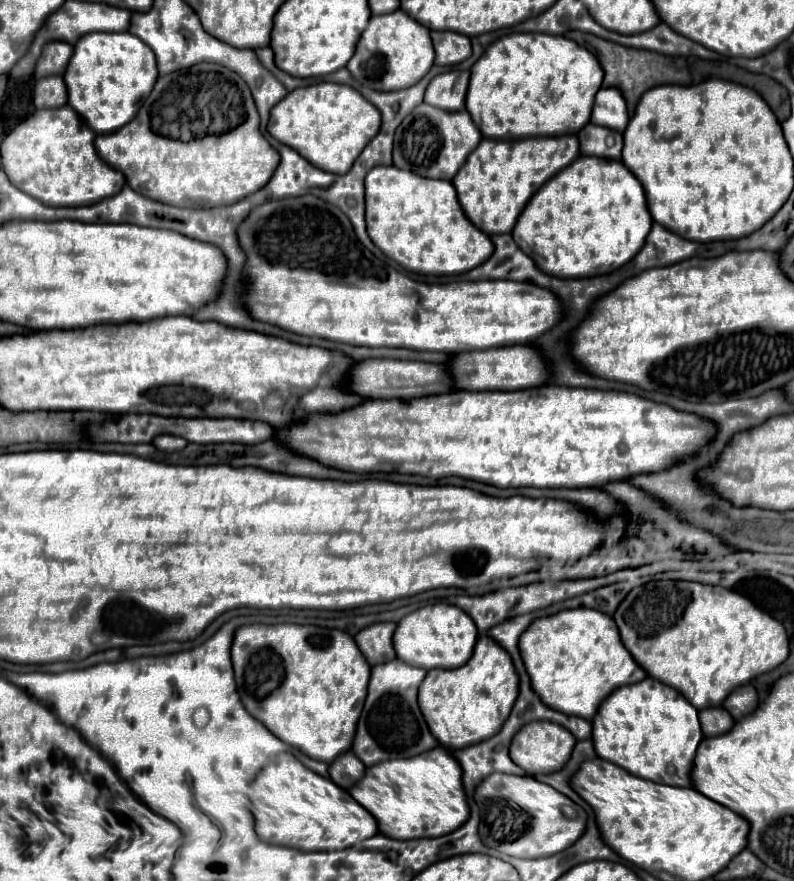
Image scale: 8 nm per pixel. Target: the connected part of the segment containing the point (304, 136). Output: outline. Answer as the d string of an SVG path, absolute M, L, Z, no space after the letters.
M321 82L289 92L271 110L267 132L303 154L313 166L331 174L347 174L363 146L379 132L379 110L351 86Z

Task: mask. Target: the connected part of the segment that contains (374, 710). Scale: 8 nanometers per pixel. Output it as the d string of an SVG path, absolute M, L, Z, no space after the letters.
M399 658L373 666L365 708L359 718L357 734L351 746L353 754L367 768L391 758L411 758L439 746L439 742L435 742L435 736L427 730L425 718L417 704L417 690L425 674L427 672L423 668L409 666Z

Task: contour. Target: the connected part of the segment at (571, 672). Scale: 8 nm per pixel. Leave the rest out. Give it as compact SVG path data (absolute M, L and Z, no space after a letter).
M573 608L535 618L519 638L519 652L531 678L531 688L543 704L585 720L595 716L599 704L613 690L647 678L619 642L619 630L613 618L599 610Z

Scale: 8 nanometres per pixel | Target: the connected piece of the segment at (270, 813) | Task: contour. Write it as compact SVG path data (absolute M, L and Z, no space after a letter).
M291 752L273 756L271 762L257 774L257 778L249 786L249 800L255 806L255 832L259 840L267 844L299 848L303 852L329 852L355 846L357 842L363 842L379 832L375 818L363 806L359 806L347 790L339 788L329 778L323 778L305 768Z

